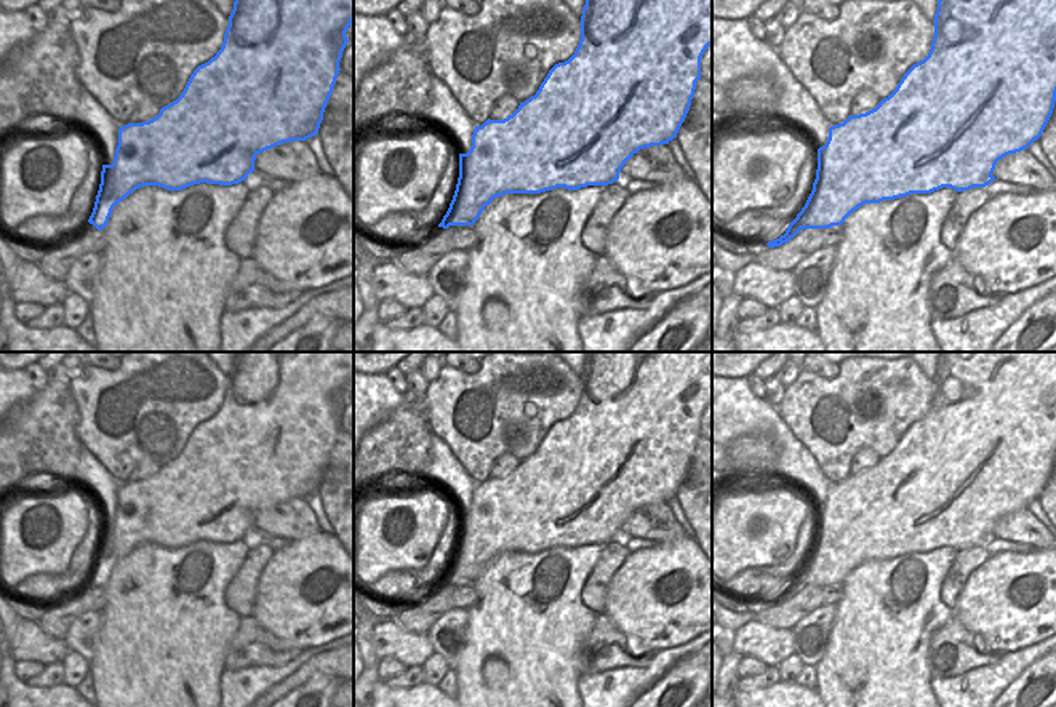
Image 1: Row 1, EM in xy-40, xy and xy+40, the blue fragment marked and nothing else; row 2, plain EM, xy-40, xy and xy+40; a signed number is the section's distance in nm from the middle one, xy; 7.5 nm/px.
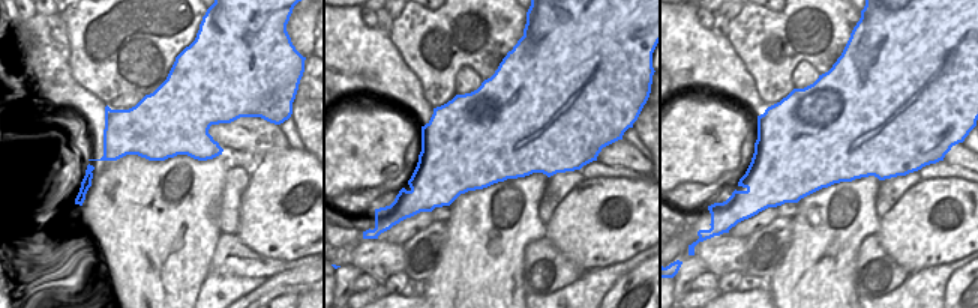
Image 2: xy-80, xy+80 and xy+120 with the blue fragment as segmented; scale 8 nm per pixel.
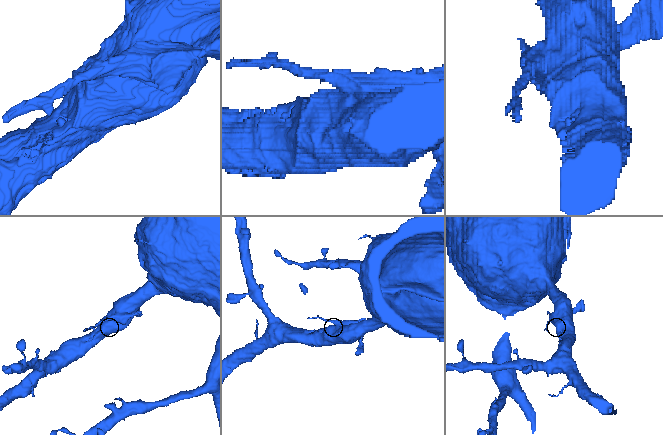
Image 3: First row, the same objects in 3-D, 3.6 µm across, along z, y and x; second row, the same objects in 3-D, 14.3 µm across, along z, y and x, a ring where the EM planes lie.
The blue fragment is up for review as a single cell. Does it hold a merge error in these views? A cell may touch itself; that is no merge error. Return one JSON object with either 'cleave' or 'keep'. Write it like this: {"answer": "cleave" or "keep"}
{"answer": "cleave"}

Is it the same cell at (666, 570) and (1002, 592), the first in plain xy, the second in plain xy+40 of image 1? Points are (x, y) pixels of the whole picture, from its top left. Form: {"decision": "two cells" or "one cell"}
{"decision": "one cell"}

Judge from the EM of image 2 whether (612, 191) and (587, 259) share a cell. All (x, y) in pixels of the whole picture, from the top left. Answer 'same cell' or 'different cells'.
same cell

